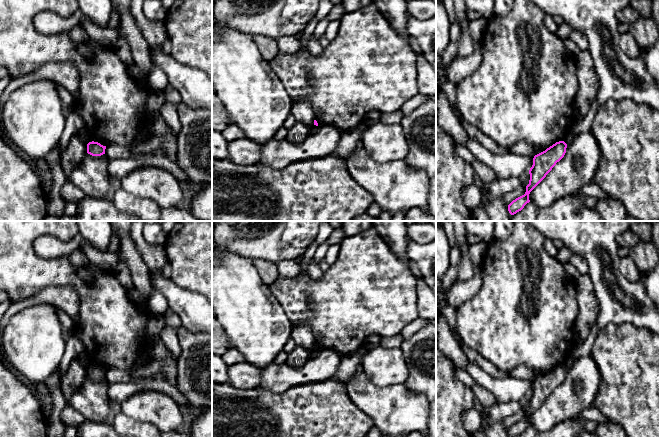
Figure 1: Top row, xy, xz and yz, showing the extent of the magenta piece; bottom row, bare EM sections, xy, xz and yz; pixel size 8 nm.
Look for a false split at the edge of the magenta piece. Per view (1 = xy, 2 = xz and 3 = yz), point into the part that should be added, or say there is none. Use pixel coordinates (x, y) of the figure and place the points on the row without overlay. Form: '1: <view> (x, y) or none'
1: none
2: none
3: none

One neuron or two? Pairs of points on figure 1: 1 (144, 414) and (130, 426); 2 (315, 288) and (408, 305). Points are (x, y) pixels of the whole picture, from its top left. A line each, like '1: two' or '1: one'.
1: two
2: one

